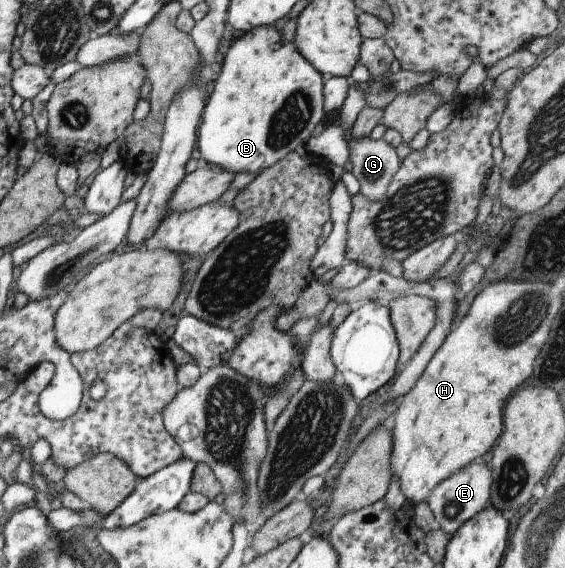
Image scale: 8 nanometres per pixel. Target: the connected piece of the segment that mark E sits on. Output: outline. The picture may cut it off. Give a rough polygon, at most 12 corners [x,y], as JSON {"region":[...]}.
{"region":[[481,459],[437,482],[425,498],[450,538],[490,504],[491,470]]}

